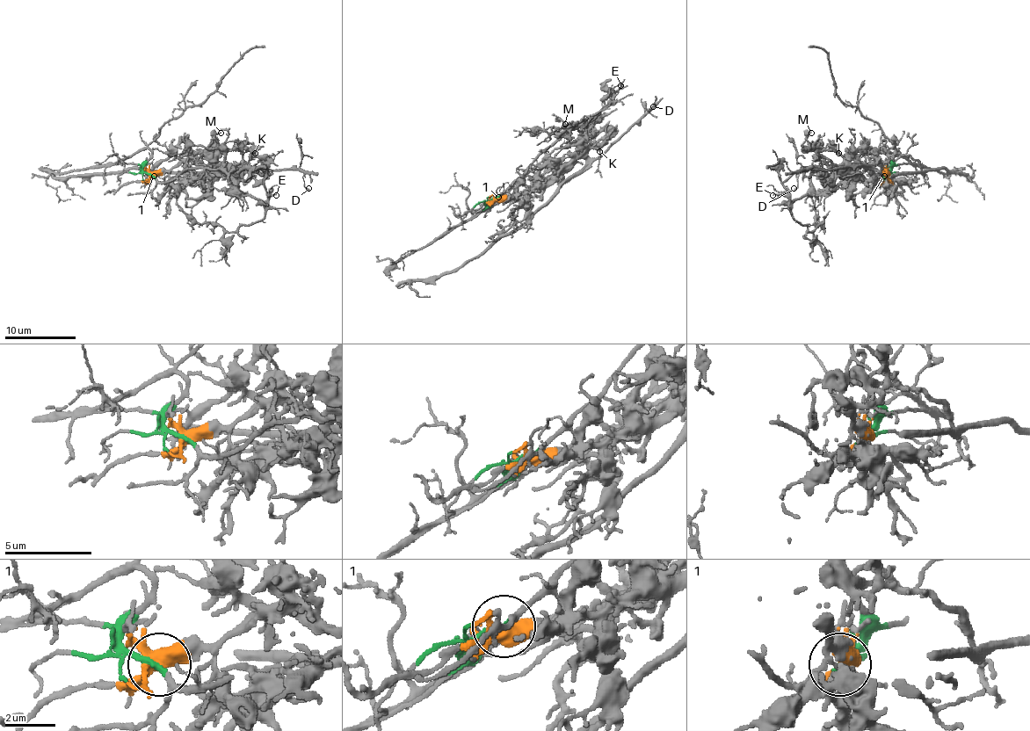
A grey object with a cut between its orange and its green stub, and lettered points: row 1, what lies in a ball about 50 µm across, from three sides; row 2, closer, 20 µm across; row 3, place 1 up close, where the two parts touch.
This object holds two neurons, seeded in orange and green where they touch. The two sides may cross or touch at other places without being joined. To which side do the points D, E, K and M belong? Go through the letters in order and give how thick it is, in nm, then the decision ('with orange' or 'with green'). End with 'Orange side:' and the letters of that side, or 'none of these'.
D: 120 nm thick; with orange
E: 130 nm thick; with green
K: 180 nm thick; with orange
M: 160 nm thick; with green
Orange side: D, K

